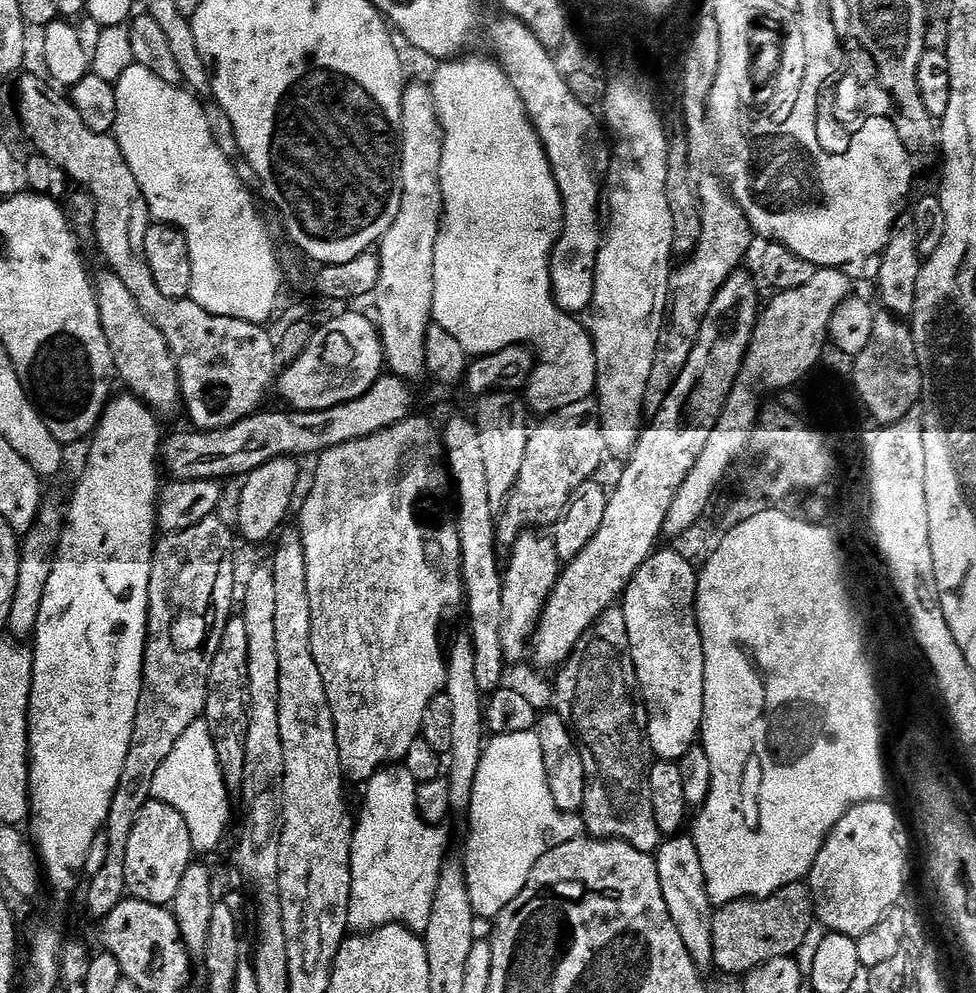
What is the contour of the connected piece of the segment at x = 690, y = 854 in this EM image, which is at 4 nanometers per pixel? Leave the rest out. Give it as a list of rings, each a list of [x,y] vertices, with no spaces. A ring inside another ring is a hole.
[[[677,834],[667,837],[656,849],[656,865],[658,866],[658,882],[662,882],[662,898],[666,898],[666,906],[670,910],[670,918],[674,918],[674,926],[678,926],[678,935],[682,938],[686,950],[692,961],[701,970],[713,967],[712,958],[714,948],[712,946],[712,917],[714,905],[706,890],[706,874],[702,874],[702,858],[698,858],[698,846],[694,846],[691,835]]]

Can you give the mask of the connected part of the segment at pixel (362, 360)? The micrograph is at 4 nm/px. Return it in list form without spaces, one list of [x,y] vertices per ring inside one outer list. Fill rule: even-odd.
[[[344,312],[313,331],[310,346],[279,373],[274,388],[280,391],[289,409],[297,412],[326,410],[362,398],[362,394],[380,379],[385,368],[380,329],[360,312]]]

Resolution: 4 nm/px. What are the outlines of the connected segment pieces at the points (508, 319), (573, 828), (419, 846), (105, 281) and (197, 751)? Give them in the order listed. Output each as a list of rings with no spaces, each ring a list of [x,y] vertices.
[[[468,56],[453,58],[441,63],[436,77],[430,80],[432,97],[436,103],[436,112],[440,115],[440,128],[444,131],[444,149],[442,150],[442,166],[440,167],[440,193],[444,199],[444,214],[440,225],[440,236],[436,240],[434,250],[434,302],[432,303],[433,321],[454,338],[468,353],[469,357],[489,356],[498,350],[506,350],[515,344],[531,346],[534,349],[534,367],[532,376],[526,385],[526,404],[533,413],[551,414],[559,408],[570,406],[579,400],[587,400],[596,390],[596,346],[592,343],[589,329],[579,324],[575,315],[562,311],[552,297],[552,279],[550,278],[550,262],[552,248],[558,242],[560,231],[564,229],[564,200],[558,190],[558,182],[552,173],[546,150],[538,138],[536,128],[528,117],[526,106],[518,92],[510,82],[510,78],[495,59],[487,60],[484,56]]]
[[[536,730],[526,733],[502,733],[500,735],[493,735],[485,743],[484,753],[478,762],[478,774],[474,778],[474,790],[472,791],[472,797],[466,809],[466,815],[468,815],[468,841],[464,844],[462,867],[464,869],[464,880],[468,883],[468,893],[470,894],[472,910],[480,918],[484,918],[484,916],[489,916],[489,918],[499,916],[500,911],[506,906],[510,906],[510,902],[514,898],[518,898],[518,894],[526,886],[526,882],[530,878],[534,866],[548,853],[549,848],[557,848],[571,840],[581,839],[582,833],[585,831],[583,819],[576,814],[560,812],[554,802],[554,794],[550,794],[550,786],[546,782],[546,766],[542,762],[542,742],[540,741],[539,731]]]
[[[385,766],[366,782],[364,805],[354,824],[352,833],[352,889],[350,890],[350,918],[348,927],[353,933],[373,932],[387,924],[402,924],[410,931],[423,934],[430,922],[434,894],[440,870],[446,863],[444,851],[448,836],[443,827],[425,824],[416,809],[418,781],[402,766]]]
[[[110,270],[103,271],[95,273],[94,287],[102,330],[106,334],[106,342],[110,342],[112,367],[119,383],[121,380],[131,395],[157,413],[172,412],[176,407],[179,409],[182,404],[180,372],[166,338],[162,338],[162,330],[158,330],[158,326],[148,320],[142,306],[134,302],[134,294],[126,290],[122,278]]]
[[[203,719],[186,726],[186,734],[174,742],[174,750],[170,750],[166,762],[158,766],[158,774],[154,774],[152,783],[151,799],[174,806],[174,810],[182,814],[186,830],[190,830],[193,853],[212,852],[223,842],[228,832],[228,819],[232,816],[232,804],[228,801],[230,793],[214,754],[210,730]]]

